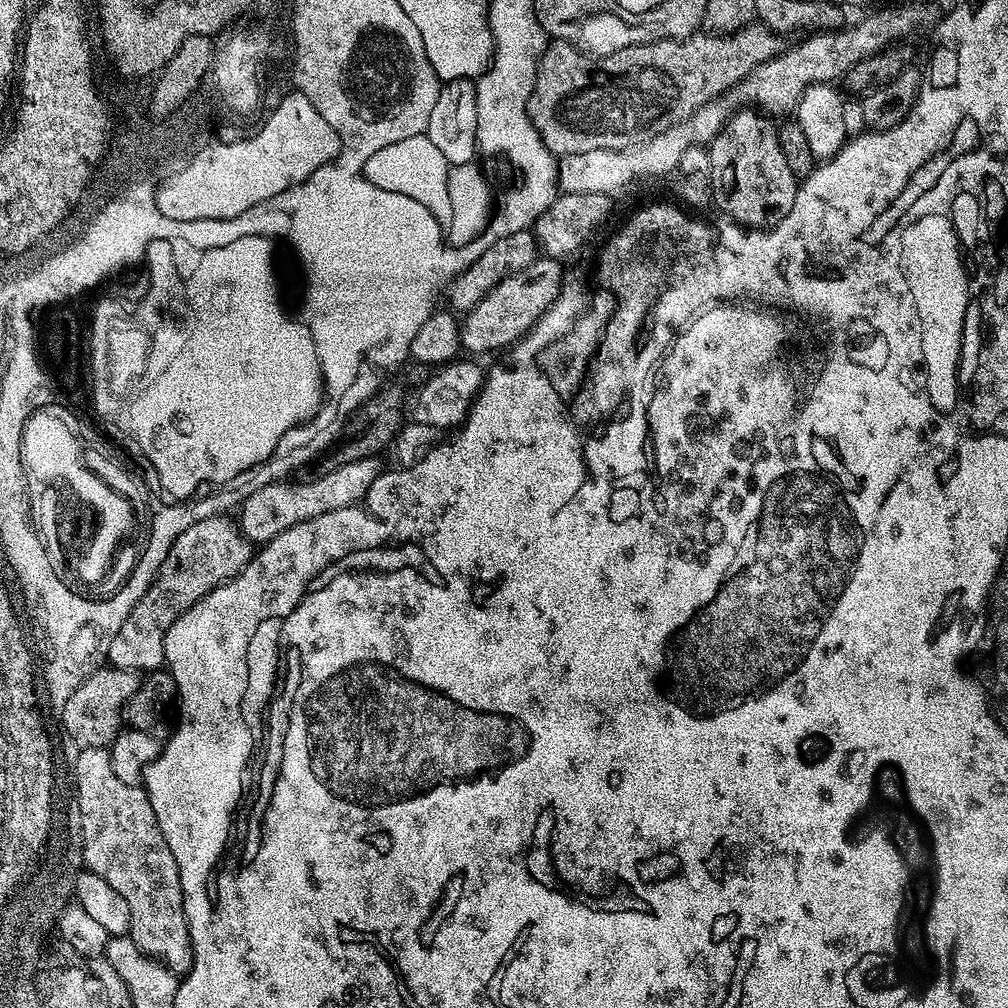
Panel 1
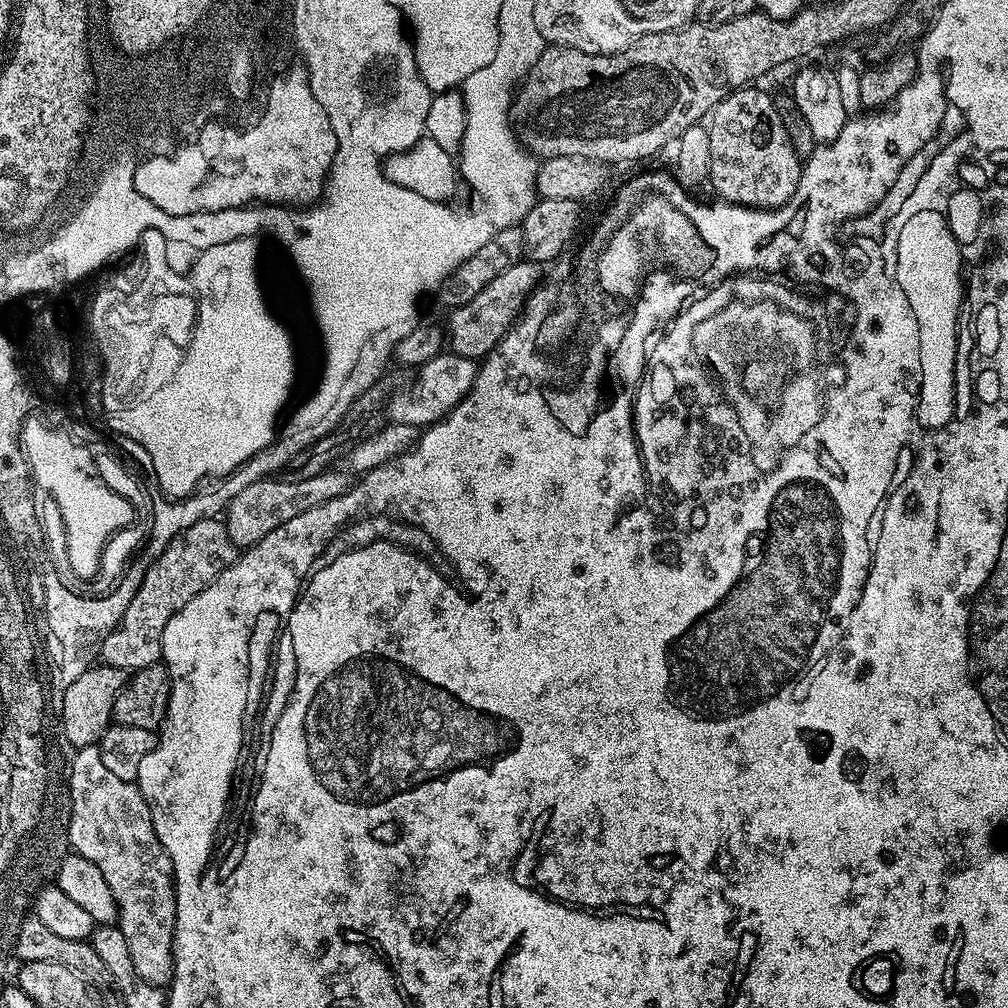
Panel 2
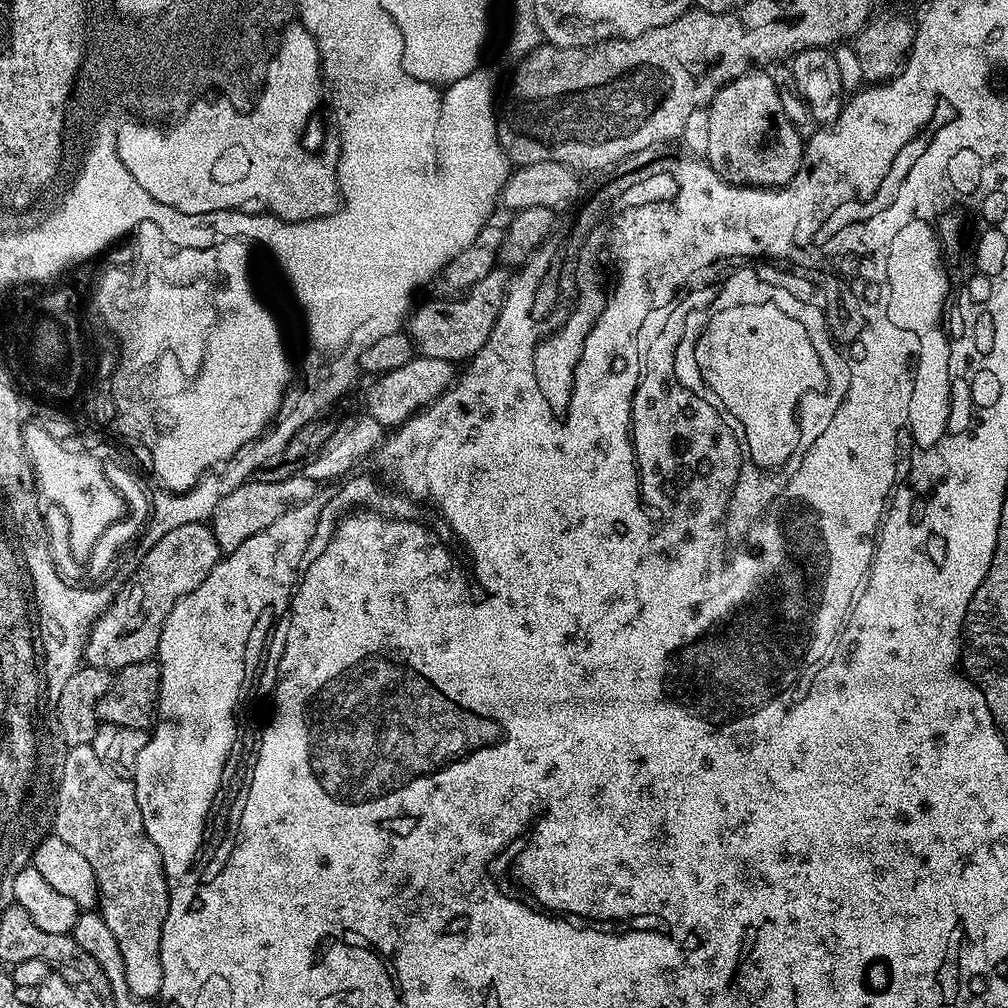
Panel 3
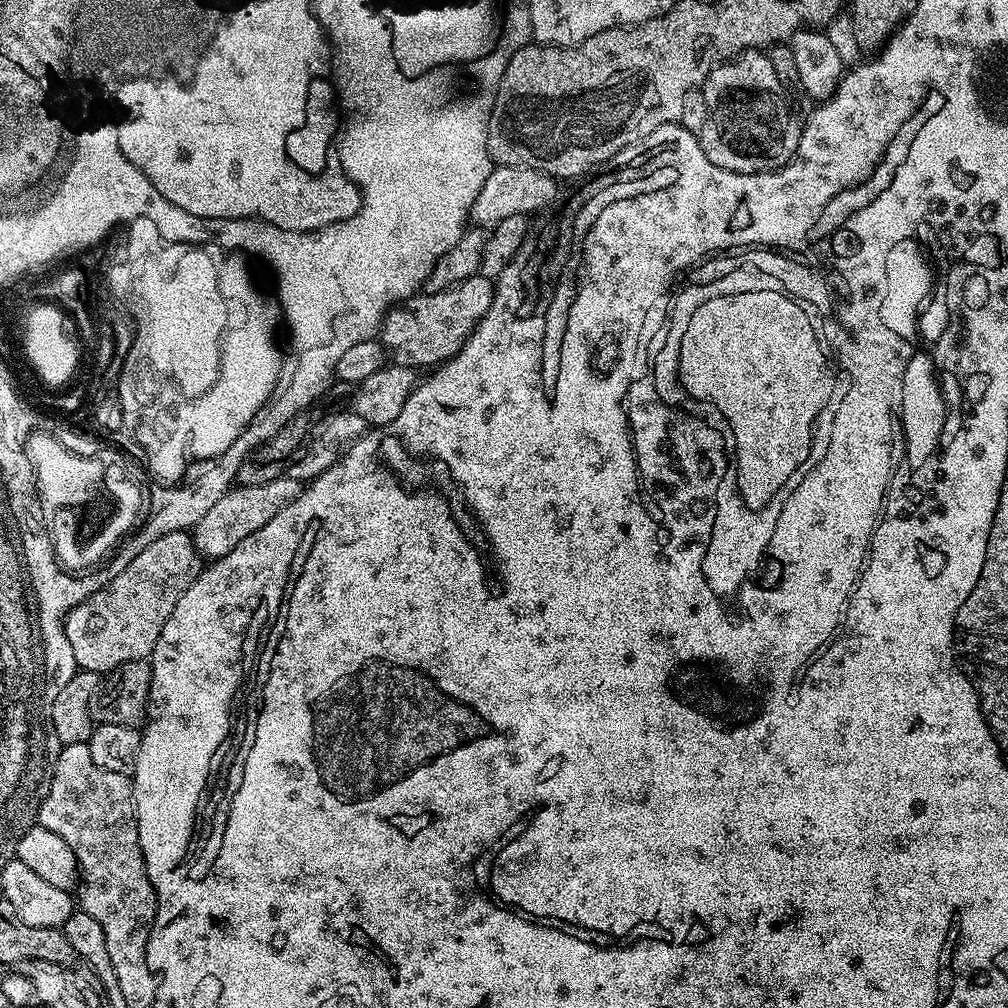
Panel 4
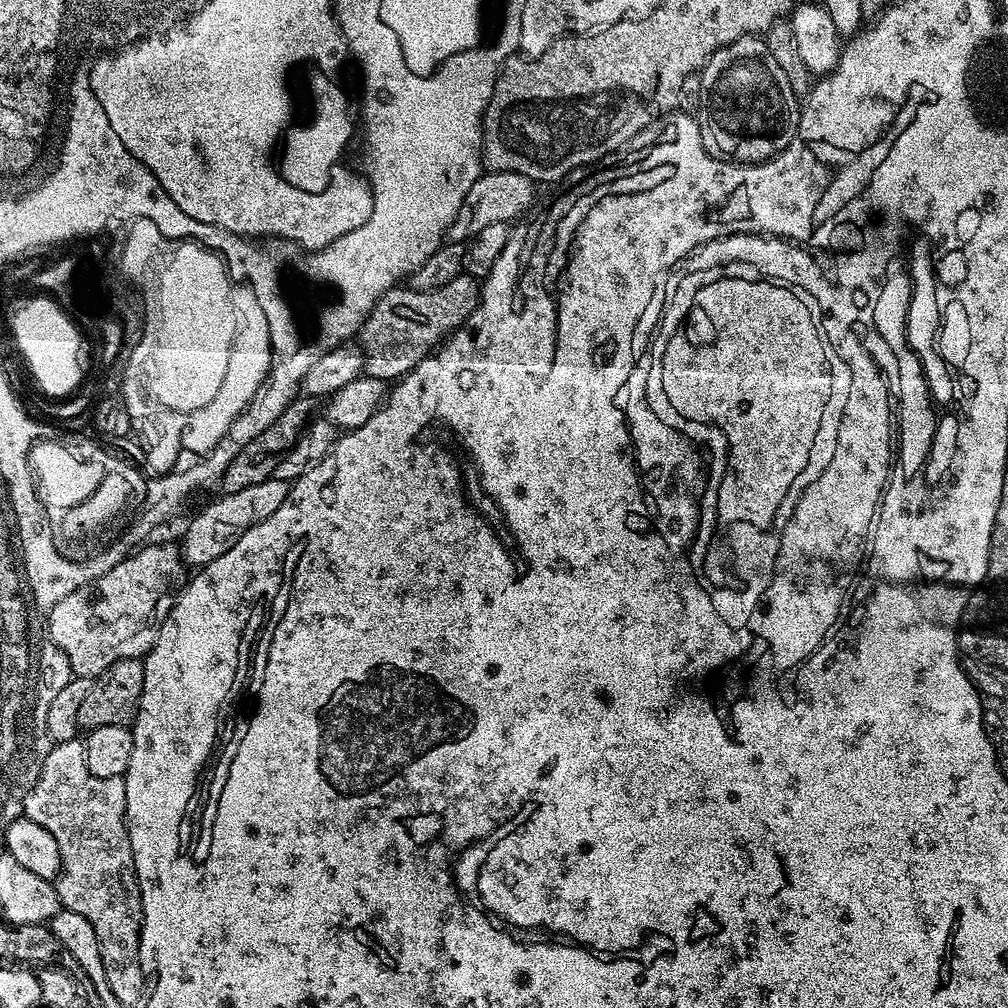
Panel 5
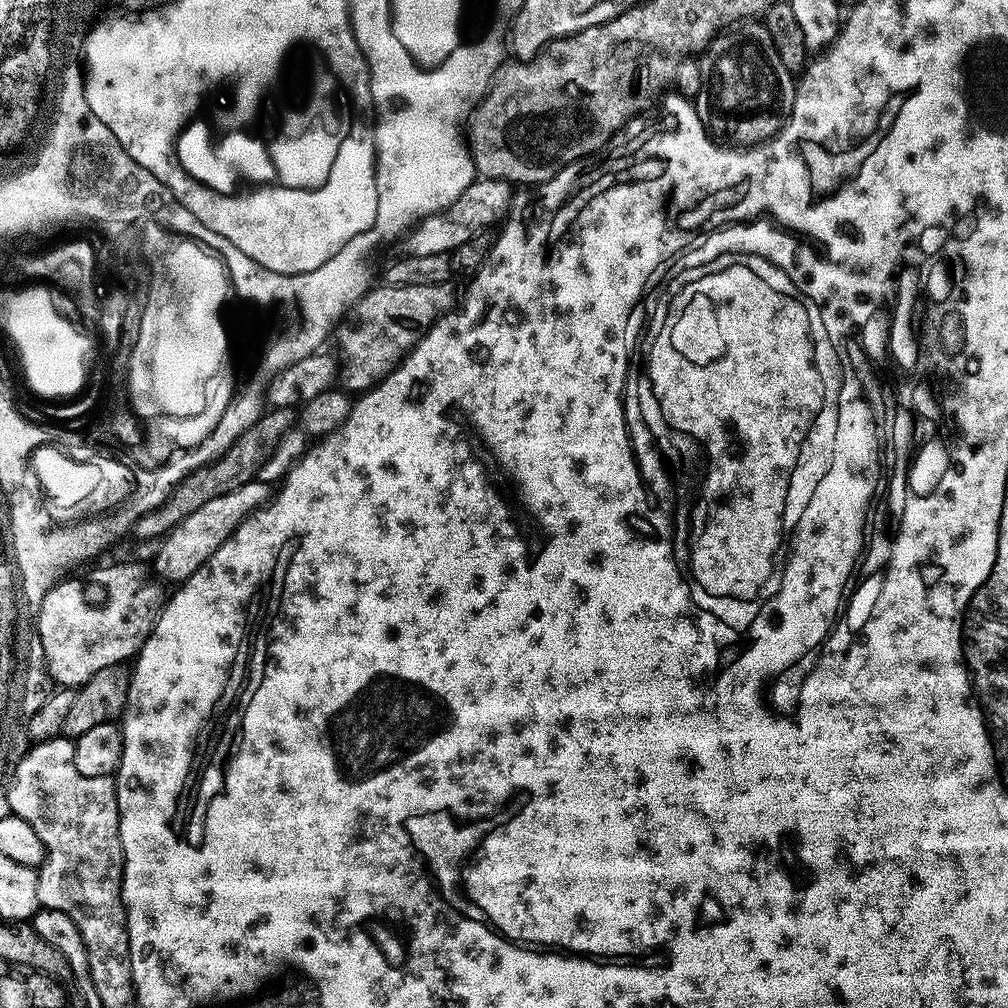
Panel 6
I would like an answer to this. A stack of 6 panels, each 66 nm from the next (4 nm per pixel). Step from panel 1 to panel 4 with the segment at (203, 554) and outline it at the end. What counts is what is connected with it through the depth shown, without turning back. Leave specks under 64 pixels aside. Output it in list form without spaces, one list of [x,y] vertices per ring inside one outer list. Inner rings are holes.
[[[187,531],[163,534],[162,538],[155,539],[104,588],[74,606],[64,617],[64,633],[70,642],[70,650],[74,650],[77,669],[107,674],[126,662],[148,660],[162,634],[162,626],[166,626],[166,618],[174,614],[178,598],[190,590],[200,571],[202,557],[196,549],[195,539]]]

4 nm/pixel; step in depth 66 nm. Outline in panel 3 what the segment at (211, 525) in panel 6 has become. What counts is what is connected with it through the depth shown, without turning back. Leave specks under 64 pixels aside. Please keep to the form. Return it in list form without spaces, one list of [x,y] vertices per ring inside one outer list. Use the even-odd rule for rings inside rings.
[[[303,474],[278,482],[262,482],[258,478],[252,478],[247,483],[238,486],[232,494],[227,494],[226,498],[222,499],[210,519],[210,527],[218,538],[221,553],[227,554],[238,550],[238,546],[242,546],[246,538],[251,538],[253,534],[266,530],[273,522],[278,522],[282,514],[286,514],[297,504],[310,502],[317,495],[317,481],[306,478]]]

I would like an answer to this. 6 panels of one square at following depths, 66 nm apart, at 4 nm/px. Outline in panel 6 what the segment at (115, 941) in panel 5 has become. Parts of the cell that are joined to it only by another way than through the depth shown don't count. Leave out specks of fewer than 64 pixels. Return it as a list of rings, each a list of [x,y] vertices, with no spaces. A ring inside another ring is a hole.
[[[68,738],[33,743],[20,757],[8,786],[8,811],[25,819],[42,840],[47,852],[38,868],[38,894],[43,907],[62,910],[78,926],[90,962],[88,979],[102,998],[102,976],[132,974],[128,911],[124,905],[124,851],[120,837],[120,815],[116,782],[112,776],[86,778],[75,765],[75,743]]]

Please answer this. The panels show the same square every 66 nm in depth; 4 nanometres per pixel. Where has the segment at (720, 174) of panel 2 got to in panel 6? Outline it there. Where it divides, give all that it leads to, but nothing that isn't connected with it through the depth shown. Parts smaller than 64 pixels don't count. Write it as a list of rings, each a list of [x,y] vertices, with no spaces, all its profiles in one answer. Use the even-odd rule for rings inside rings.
[[[763,19],[737,20],[728,25],[708,45],[700,68],[701,92],[694,103],[700,120],[713,137],[727,138],[736,146],[751,146],[769,140],[788,121],[797,81],[782,62]]]

